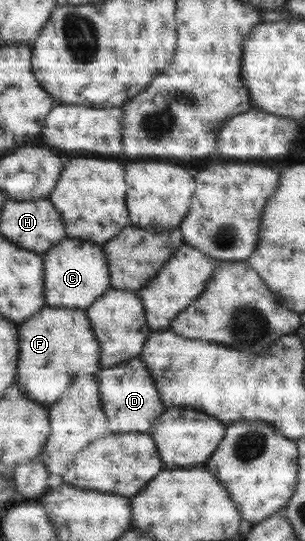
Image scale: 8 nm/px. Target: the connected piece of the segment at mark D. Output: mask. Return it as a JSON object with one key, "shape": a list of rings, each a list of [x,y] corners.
{"shape":[[[139,357],[126,360],[115,368],[103,368],[97,372],[99,378],[99,400],[107,416],[110,432],[147,432],[153,426],[153,420],[165,409],[157,394],[154,380]]]}

